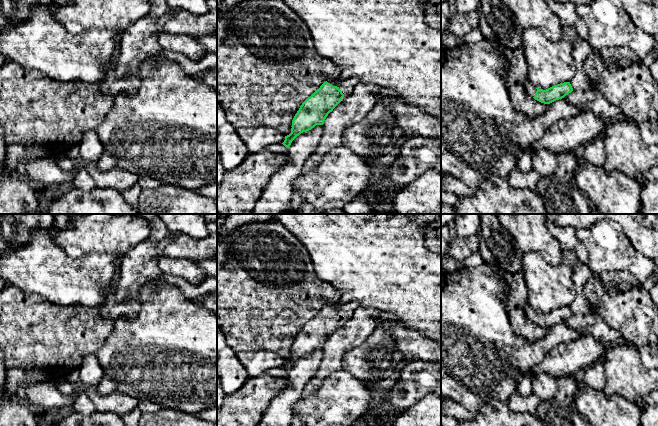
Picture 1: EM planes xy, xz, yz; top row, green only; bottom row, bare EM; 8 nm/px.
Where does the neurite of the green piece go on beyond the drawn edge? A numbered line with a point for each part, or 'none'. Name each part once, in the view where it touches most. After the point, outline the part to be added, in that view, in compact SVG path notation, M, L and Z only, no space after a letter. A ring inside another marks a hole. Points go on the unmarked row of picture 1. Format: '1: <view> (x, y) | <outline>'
1: xz (347, 310) | M336 302L327 306L332 308L333 310L337 310L344 319L350 319L353 316L354 312L361 307L357 302L350 302L345 304Z

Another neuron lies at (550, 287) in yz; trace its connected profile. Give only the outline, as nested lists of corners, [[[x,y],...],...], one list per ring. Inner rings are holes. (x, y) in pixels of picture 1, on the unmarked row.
[[[563,250],[562,261],[553,266],[541,255],[530,252],[523,255],[524,282],[528,288],[528,303],[539,313],[569,306],[575,299],[572,280],[573,266],[578,262],[571,250]]]

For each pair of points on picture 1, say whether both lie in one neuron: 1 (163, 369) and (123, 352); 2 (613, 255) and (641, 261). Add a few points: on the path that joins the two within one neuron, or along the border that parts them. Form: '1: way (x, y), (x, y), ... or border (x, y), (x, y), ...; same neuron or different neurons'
1: way (153, 359), (151, 357), (133, 356); same neuron
2: way (620, 255), (634, 261); same neuron

